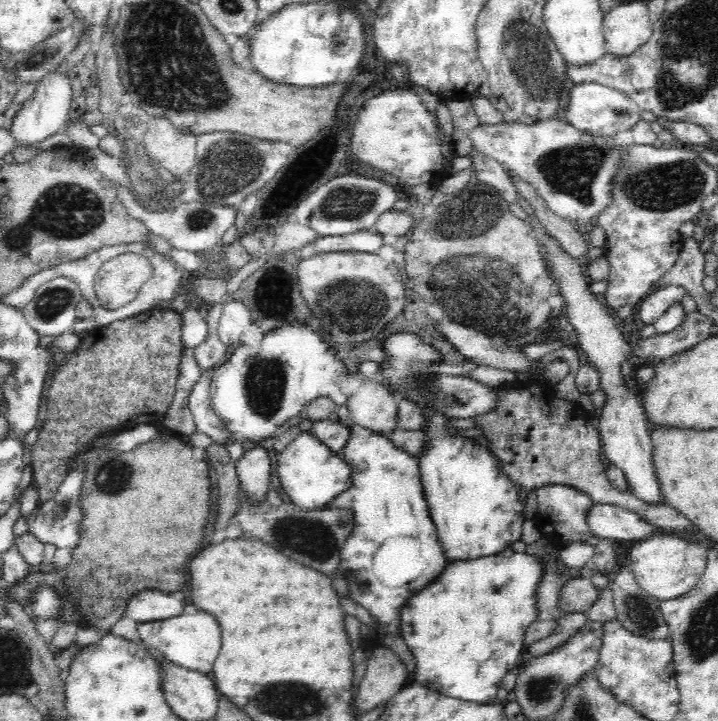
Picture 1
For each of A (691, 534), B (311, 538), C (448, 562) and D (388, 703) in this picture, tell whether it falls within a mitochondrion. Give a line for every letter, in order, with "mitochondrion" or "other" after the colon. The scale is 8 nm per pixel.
A: other
B: mitochondrion
C: other
D: other

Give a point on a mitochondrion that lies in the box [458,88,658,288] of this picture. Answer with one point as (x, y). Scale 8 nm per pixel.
(572, 170)

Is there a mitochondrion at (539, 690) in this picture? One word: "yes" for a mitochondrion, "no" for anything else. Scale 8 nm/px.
yes

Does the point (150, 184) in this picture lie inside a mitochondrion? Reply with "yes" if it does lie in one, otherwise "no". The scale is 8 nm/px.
yes

